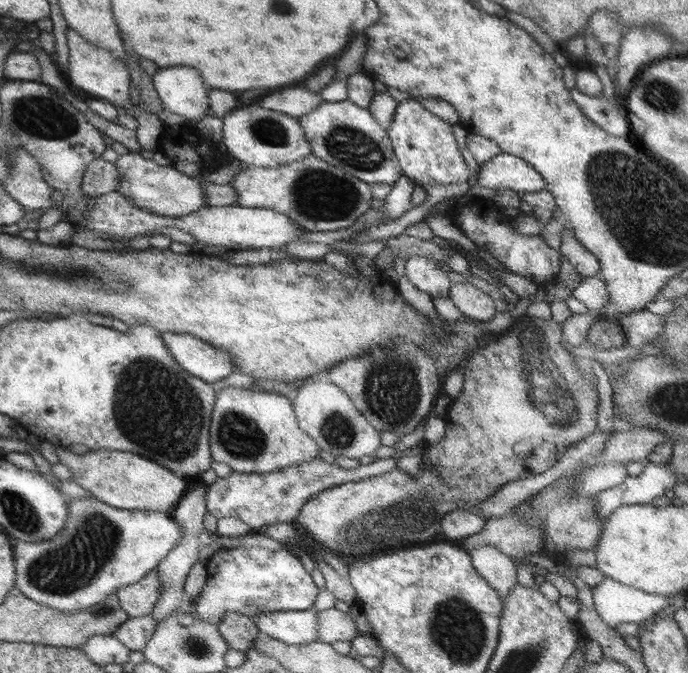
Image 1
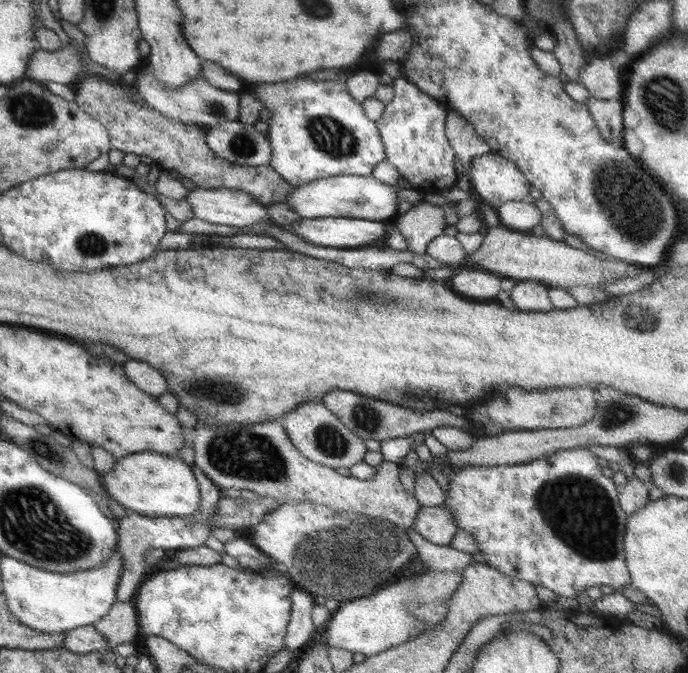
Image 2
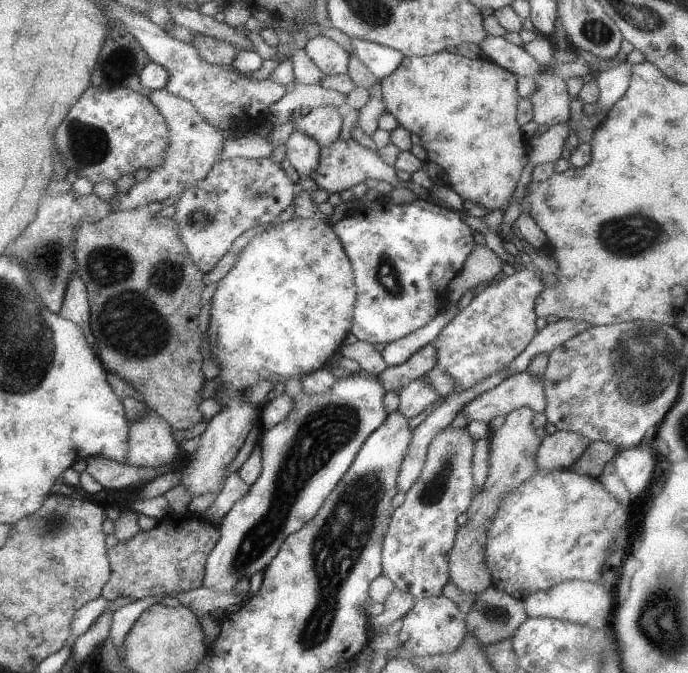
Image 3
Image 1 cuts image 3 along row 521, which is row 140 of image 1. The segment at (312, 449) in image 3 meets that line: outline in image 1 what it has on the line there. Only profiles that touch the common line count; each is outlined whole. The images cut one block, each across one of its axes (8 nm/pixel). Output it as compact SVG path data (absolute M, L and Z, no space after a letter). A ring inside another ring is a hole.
M249 104L247 108L235 109L221 118L221 142L225 145L227 155L246 167L279 167L311 155L303 127L297 120L298 117Z

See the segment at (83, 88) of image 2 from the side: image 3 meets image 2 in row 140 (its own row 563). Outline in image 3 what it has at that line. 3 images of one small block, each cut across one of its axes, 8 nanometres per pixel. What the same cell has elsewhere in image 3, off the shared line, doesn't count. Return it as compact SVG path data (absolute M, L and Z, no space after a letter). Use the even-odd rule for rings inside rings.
M171 512L163 516L148 532L140 530L129 541L117 542L106 550L110 575L101 588L100 596L113 600L119 596L133 600L146 596L173 595L202 586L207 555L220 537L219 525L214 525L199 514Z

